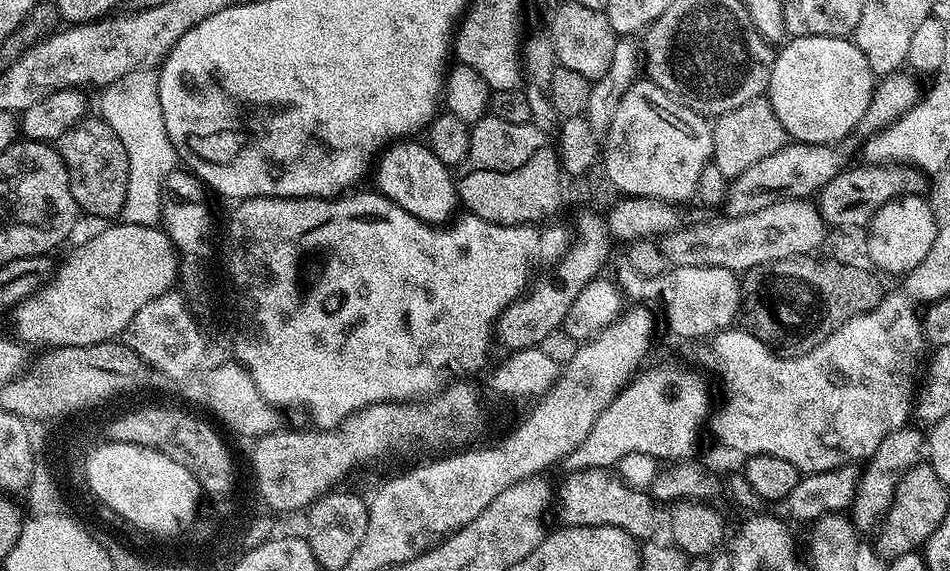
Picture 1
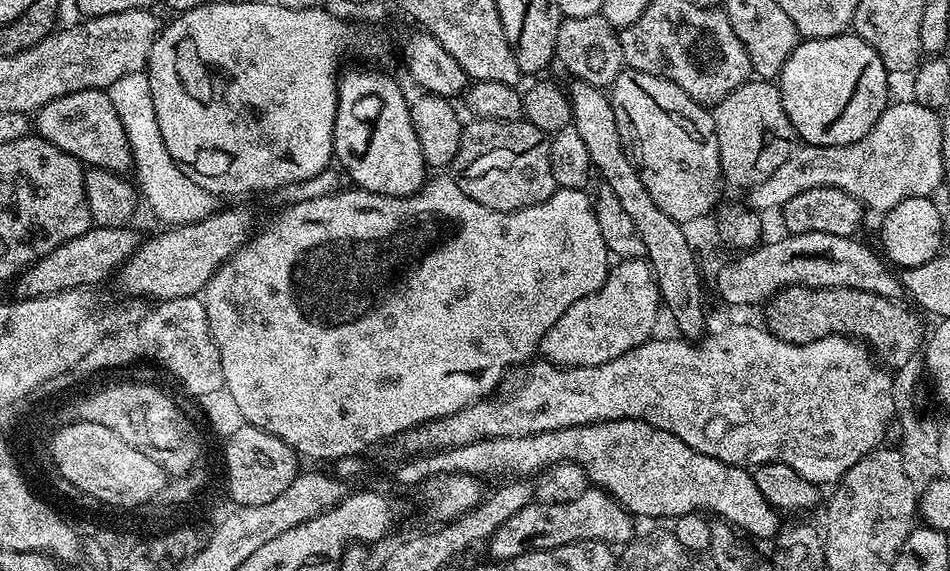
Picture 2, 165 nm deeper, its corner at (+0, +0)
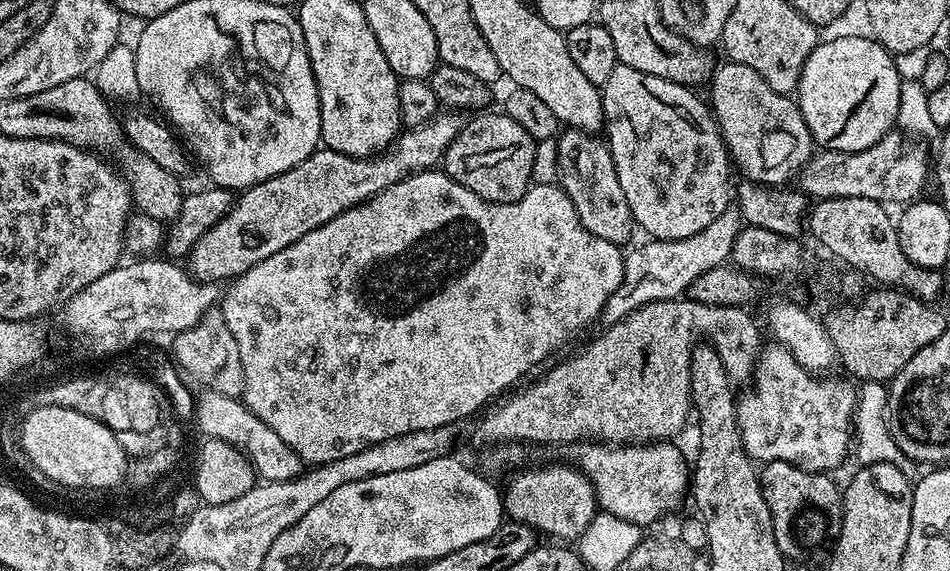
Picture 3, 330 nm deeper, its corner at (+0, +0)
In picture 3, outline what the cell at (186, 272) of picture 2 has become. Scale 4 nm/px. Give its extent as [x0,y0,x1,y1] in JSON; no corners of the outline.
[190,114,462,282]

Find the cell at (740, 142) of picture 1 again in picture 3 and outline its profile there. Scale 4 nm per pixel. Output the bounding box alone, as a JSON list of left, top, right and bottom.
[710,62,814,186]

